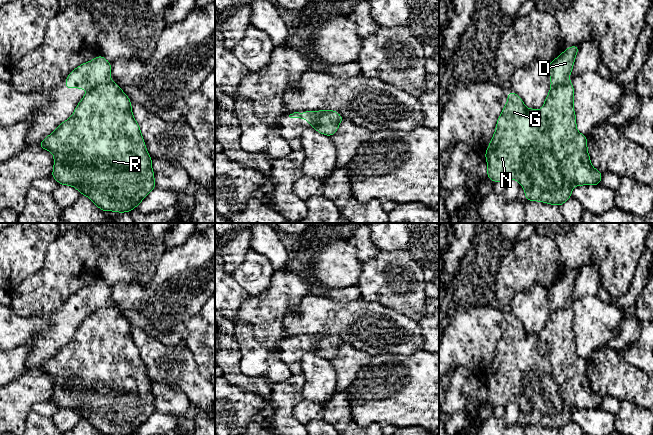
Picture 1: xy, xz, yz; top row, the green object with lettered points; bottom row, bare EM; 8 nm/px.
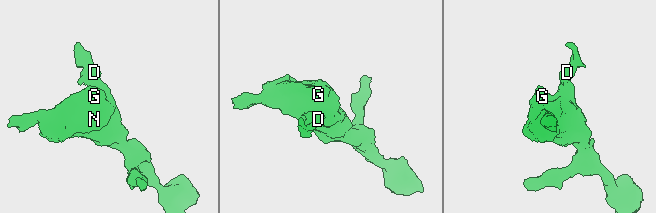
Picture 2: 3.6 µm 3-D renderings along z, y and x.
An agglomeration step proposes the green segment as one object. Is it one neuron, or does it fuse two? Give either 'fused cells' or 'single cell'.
fused cells

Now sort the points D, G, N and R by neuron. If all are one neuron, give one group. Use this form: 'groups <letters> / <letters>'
groups D / G N R

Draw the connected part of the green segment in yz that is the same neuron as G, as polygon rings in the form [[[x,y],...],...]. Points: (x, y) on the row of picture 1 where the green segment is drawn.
[[[569,79],[551,86],[542,106],[543,116],[539,109],[526,108],[521,97],[509,91],[508,101],[485,153],[487,177],[503,183],[515,179],[524,188],[528,201],[558,206],[571,197],[573,186],[599,185],[602,173],[592,167],[586,136],[576,129],[573,100],[574,88]]]

